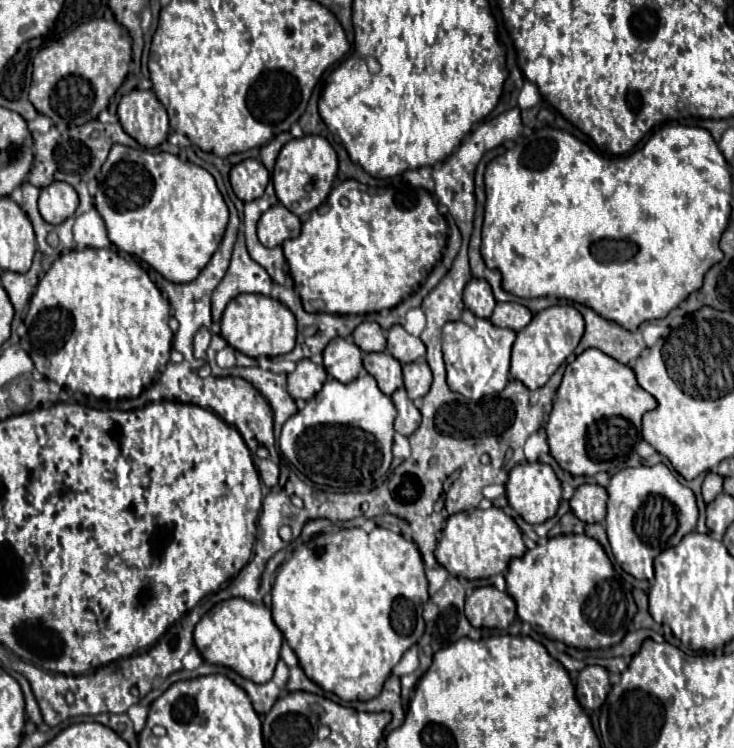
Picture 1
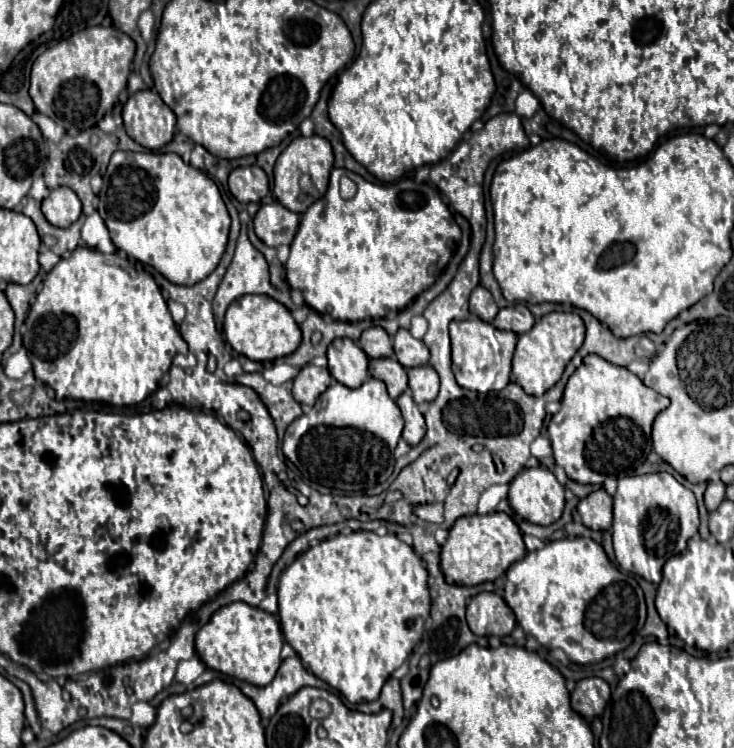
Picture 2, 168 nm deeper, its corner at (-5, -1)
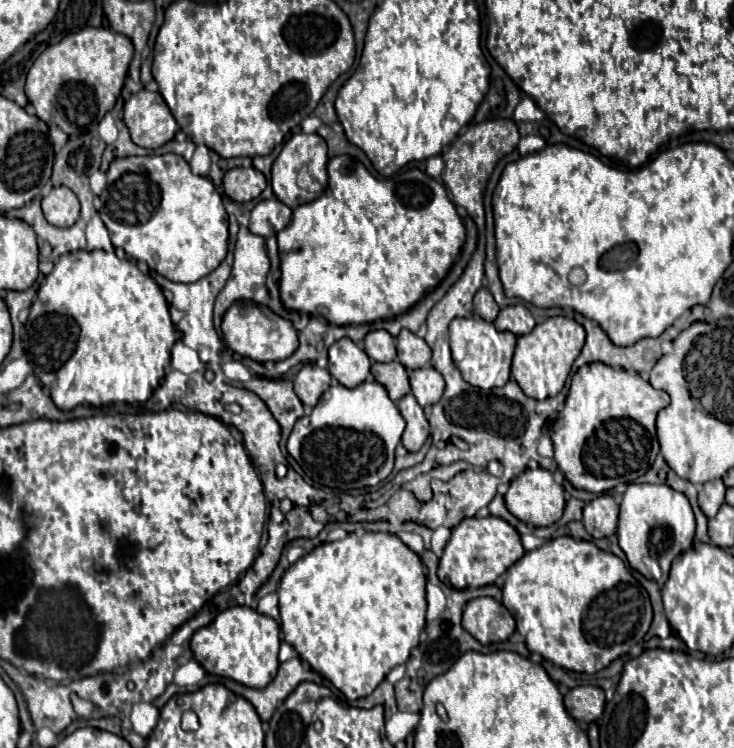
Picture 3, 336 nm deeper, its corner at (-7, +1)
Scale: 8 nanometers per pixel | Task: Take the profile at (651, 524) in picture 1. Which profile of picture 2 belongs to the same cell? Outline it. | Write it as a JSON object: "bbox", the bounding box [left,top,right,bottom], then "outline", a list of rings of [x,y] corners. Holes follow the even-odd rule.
{"bbox":[612,472,698,582],"outline":[[[668,472],[644,474],[644,476],[620,476],[618,490],[614,494],[614,526],[612,526],[612,530],[614,530],[612,532],[614,552],[616,552],[616,560],[618,560],[620,568],[642,576],[648,582],[658,582],[664,562],[670,556],[682,552],[686,548],[686,542],[698,532],[696,498],[688,488],[684,488]]]}

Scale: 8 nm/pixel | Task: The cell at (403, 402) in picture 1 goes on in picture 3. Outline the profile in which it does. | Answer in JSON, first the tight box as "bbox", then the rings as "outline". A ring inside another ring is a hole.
{"bbox":[398,394,430,452],"outline":[[[406,394],[404,398],[398,400],[398,410],[406,420],[406,430],[402,434],[402,444],[406,446],[406,450],[416,452],[416,450],[420,450],[420,446],[430,436],[430,426],[428,426],[428,420],[424,416],[424,410],[412,394]]]}

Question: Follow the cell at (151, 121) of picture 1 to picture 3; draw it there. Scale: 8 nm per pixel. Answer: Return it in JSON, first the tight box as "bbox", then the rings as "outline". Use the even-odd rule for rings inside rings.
{"bbox":[124,90,178,148],"outline":[[[140,90],[124,104],[124,124],[130,130],[132,142],[142,148],[160,148],[170,142],[178,124],[158,92]]]}

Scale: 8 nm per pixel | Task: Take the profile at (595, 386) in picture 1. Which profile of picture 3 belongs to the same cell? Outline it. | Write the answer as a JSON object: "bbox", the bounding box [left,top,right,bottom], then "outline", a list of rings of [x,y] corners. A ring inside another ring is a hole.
{"bbox":[550,362,670,494],"outline":[[[602,362],[584,364],[572,376],[566,404],[552,424],[550,438],[554,442],[554,460],[558,462],[558,468],[574,488],[582,488],[594,494],[612,490],[618,484],[636,482],[652,466],[658,454],[656,414],[668,404],[670,396],[664,390],[654,390],[638,374],[632,374],[624,368],[612,368]]]}

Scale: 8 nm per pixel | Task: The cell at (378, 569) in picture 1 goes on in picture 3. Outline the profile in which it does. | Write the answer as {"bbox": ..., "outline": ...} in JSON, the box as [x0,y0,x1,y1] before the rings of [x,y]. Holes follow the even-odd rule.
{"bbox":[278,534,426,700],"outline":[[[348,534],[344,540],[318,544],[308,556],[286,570],[278,596],[284,640],[348,700],[370,696],[386,678],[388,670],[404,664],[412,648],[418,646],[420,632],[426,624],[426,574],[422,560],[394,534]]]}

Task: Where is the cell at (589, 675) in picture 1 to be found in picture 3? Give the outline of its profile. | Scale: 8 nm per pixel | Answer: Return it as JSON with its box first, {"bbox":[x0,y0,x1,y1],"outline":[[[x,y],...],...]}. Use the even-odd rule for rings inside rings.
{"bbox":[564,686,604,724],"outline":[[[576,686],[564,696],[564,706],[580,724],[590,724],[604,712],[604,690],[600,686]]]}

